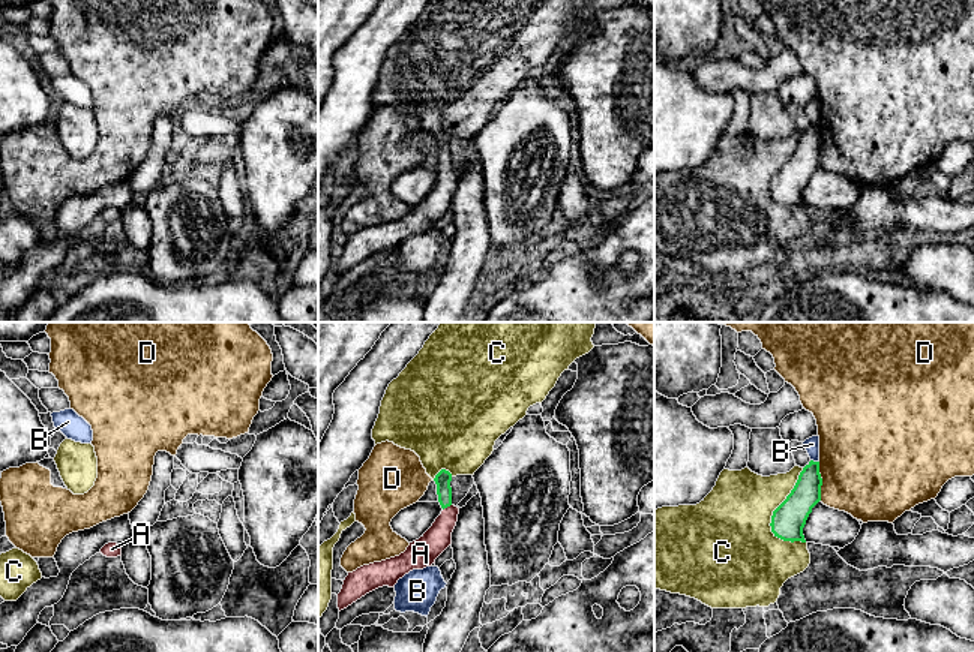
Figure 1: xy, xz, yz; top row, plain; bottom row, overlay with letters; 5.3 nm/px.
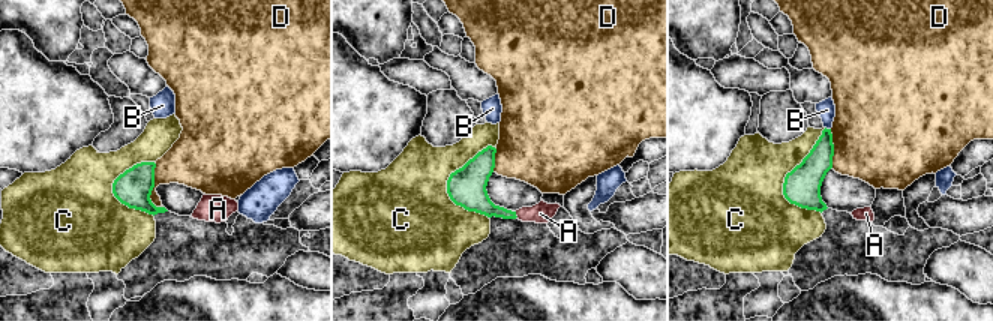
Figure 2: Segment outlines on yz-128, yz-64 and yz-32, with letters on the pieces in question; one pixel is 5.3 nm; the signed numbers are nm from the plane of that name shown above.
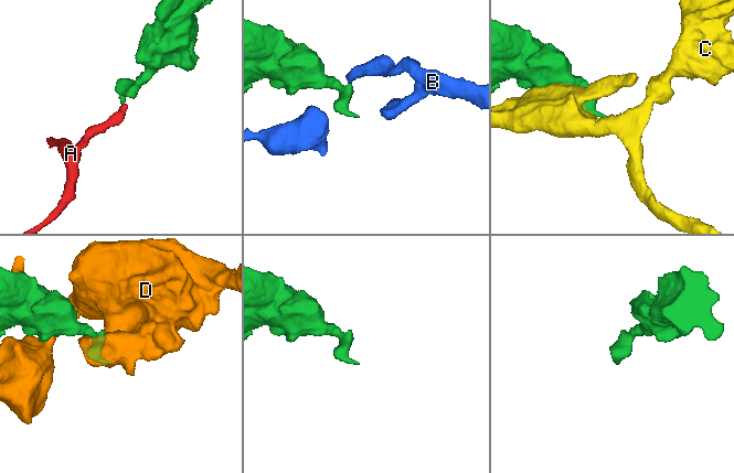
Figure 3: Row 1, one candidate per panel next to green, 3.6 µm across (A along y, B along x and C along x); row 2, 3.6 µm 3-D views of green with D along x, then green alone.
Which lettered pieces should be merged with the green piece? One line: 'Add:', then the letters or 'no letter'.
Add: A

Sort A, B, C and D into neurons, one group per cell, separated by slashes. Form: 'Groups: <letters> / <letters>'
Groups: A / B / C / D

